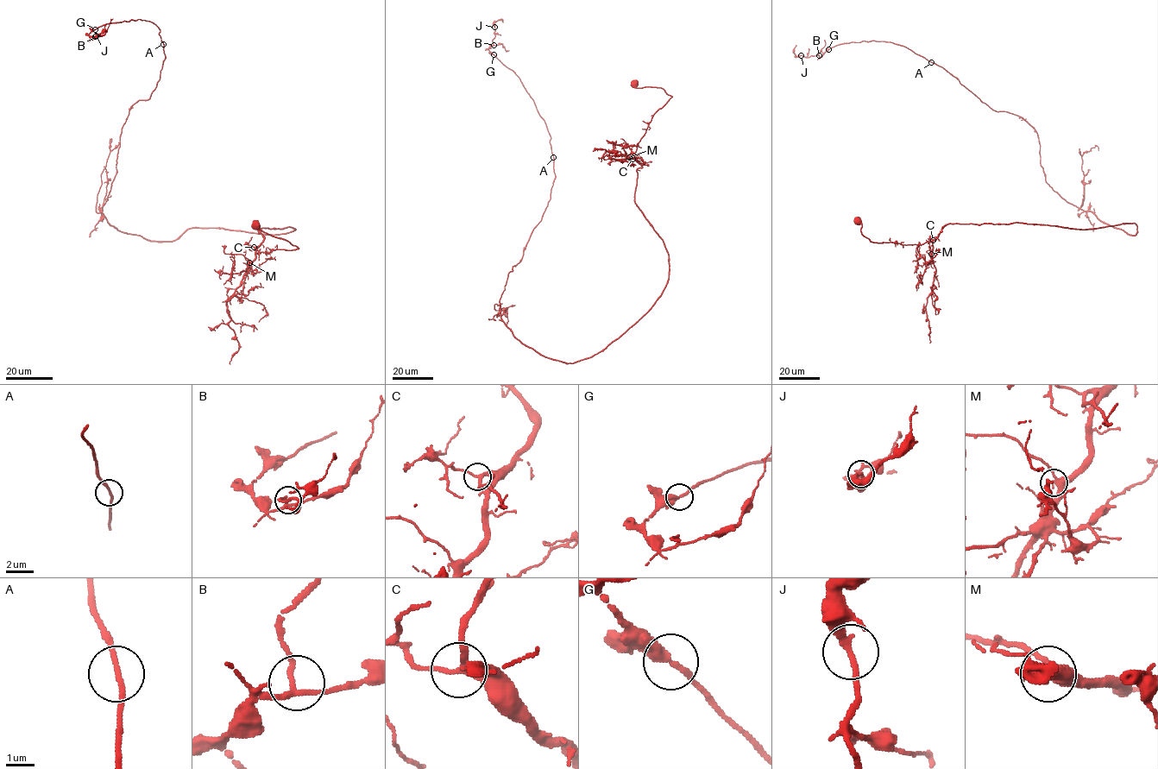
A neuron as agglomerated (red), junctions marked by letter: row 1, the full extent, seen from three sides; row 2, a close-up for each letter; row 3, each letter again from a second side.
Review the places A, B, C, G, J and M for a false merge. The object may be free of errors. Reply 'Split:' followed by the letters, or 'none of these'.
Split: none of these

